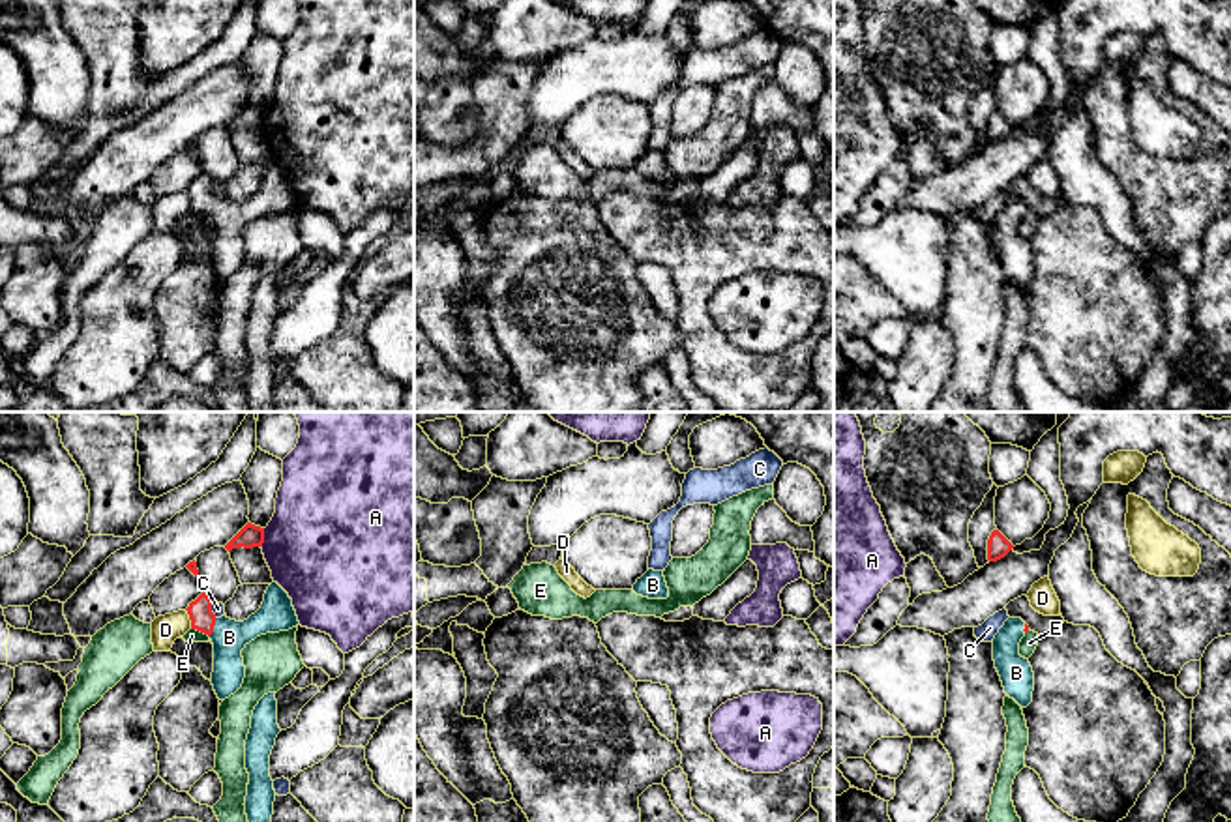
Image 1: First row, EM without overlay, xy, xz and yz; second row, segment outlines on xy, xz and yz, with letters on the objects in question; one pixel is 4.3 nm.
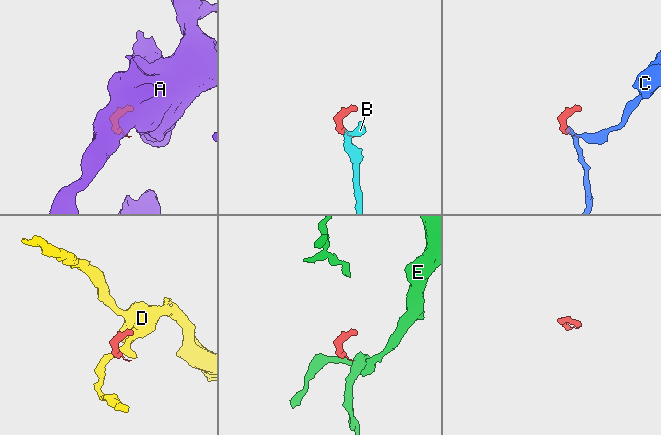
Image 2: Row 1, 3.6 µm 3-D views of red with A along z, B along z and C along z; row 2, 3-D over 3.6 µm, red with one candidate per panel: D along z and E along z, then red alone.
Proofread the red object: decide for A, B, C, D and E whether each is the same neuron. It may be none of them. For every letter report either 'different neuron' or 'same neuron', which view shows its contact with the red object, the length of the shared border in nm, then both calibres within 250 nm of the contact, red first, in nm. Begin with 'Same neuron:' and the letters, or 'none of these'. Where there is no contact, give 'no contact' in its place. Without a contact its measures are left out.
Same neuron: B
A: different neuron | xy | 90 nm | 100/480 nm
B: same neuron | xy | 90 nm | 100/150 nm
C: different neuron | xy | 80 nm | 100/60 nm
D: different neuron | xy | 90 nm | 100/120 nm
E: different neuron | xy | 90 nm | 100/60 nm

